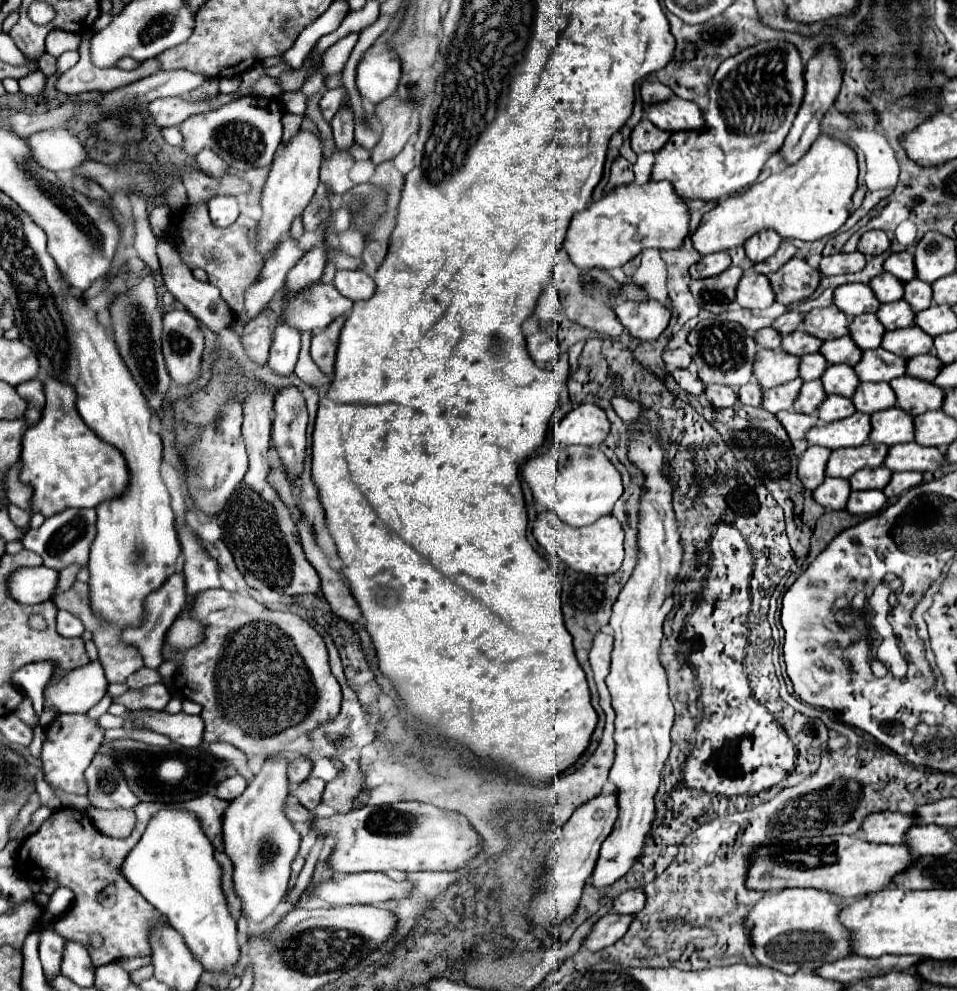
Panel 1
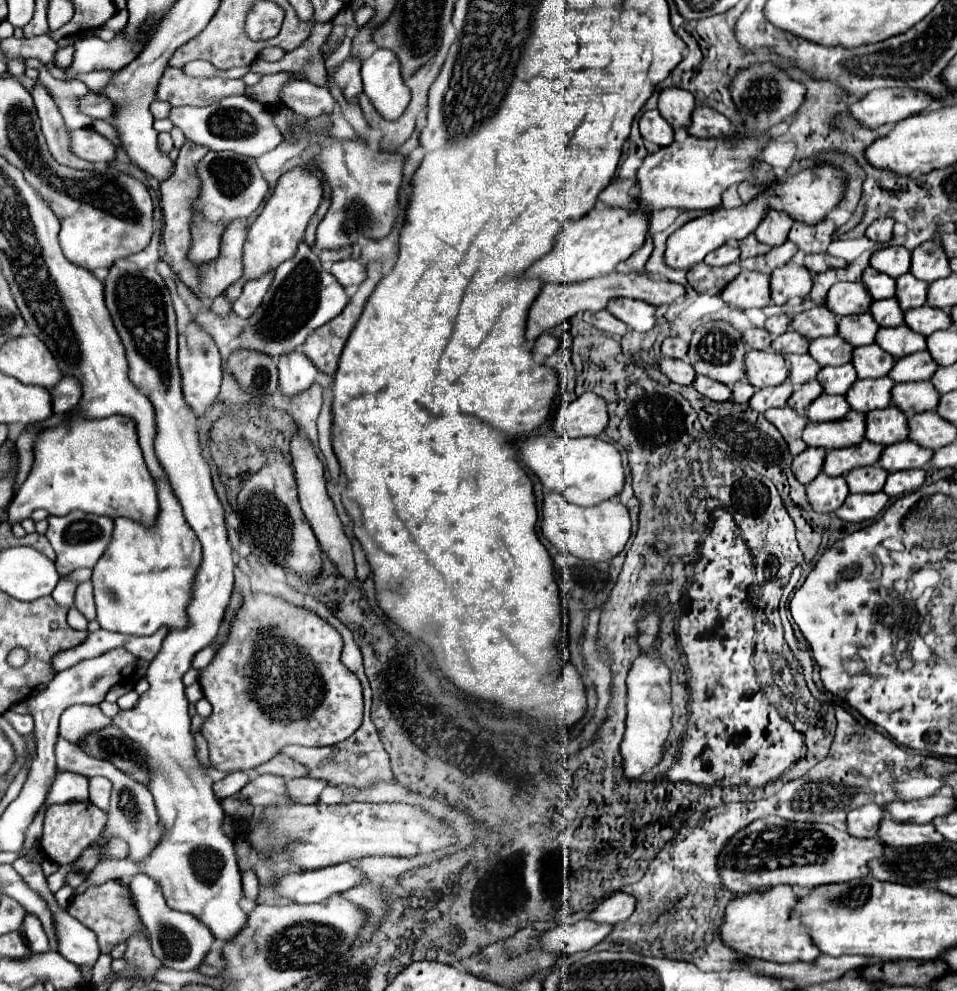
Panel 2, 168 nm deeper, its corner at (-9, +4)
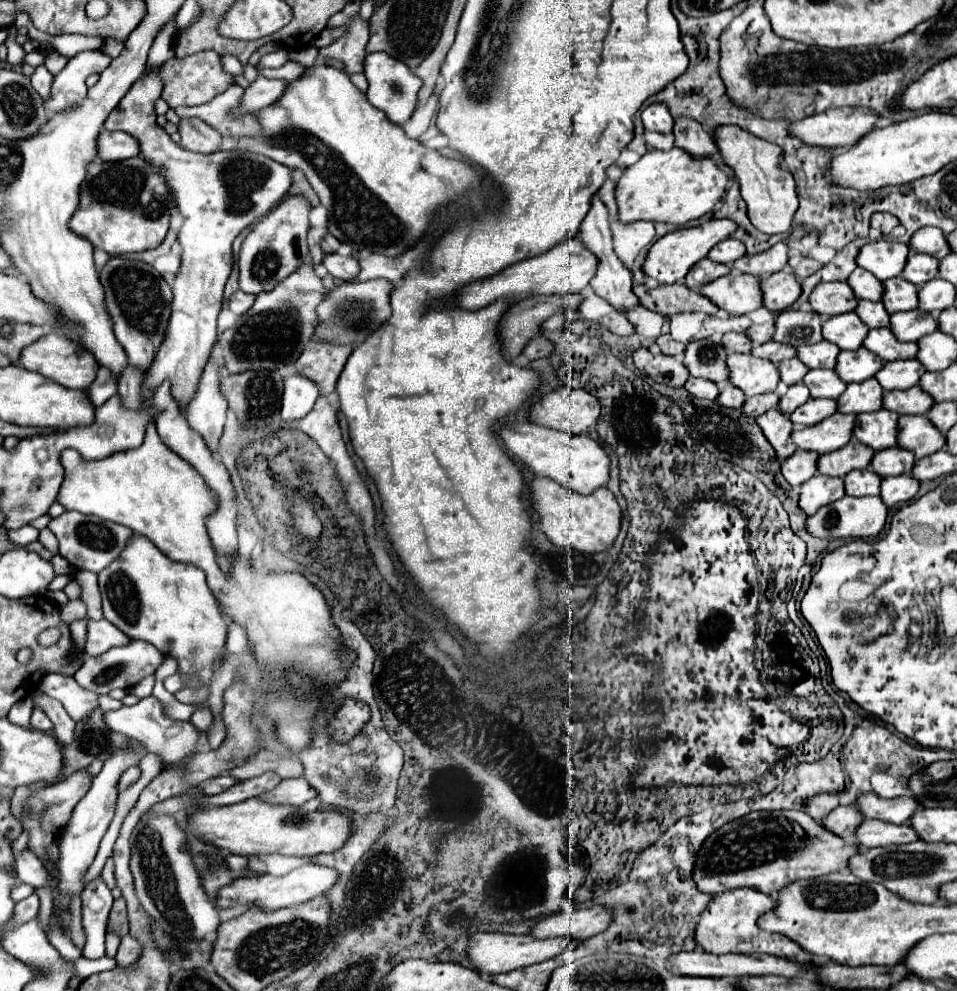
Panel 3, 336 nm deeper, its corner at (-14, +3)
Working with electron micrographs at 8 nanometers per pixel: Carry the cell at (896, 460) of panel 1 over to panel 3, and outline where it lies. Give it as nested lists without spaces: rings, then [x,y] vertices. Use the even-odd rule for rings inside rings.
[[[895,445],[883,451],[877,451],[871,467],[875,473],[879,473],[881,477],[891,477],[891,475],[903,475],[903,473],[911,473],[915,465],[915,453]]]

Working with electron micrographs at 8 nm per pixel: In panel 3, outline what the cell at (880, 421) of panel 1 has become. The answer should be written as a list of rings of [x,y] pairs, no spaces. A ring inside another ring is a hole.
[[[879,409],[873,413],[859,413],[857,415],[857,427],[855,437],[873,447],[875,451],[889,449],[897,445],[897,431],[899,431],[899,415],[887,409]]]

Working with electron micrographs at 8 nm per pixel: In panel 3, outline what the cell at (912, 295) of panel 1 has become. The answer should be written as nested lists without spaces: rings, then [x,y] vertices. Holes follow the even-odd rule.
[[[893,277],[883,281],[885,293],[883,293],[883,305],[887,305],[889,313],[899,311],[911,311],[919,307],[919,287],[905,281],[903,277]]]

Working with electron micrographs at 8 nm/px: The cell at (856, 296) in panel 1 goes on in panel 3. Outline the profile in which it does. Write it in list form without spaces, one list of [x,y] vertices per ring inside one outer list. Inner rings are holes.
[[[819,283],[813,289],[809,301],[811,301],[813,311],[817,311],[819,315],[825,315],[825,317],[849,313],[859,303],[859,299],[847,287],[847,283]]]

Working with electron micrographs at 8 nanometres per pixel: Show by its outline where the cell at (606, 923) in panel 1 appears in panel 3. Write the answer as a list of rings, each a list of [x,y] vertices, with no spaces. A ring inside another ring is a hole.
[[[475,933],[469,939],[467,945],[467,953],[469,959],[473,961],[473,965],[477,967],[479,973],[489,973],[489,975],[497,975],[497,973],[505,973],[505,971],[513,971],[513,969],[521,969],[527,965],[535,965],[547,959],[553,959],[557,955],[561,955],[565,951],[565,947],[575,949],[581,941],[571,941],[567,937],[549,937],[549,939],[535,939],[533,935],[505,935],[505,933]]]

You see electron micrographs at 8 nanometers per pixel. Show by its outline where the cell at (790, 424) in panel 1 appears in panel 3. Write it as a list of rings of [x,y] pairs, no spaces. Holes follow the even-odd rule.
[[[773,409],[773,411],[759,415],[757,421],[759,421],[767,441],[771,441],[771,445],[779,453],[779,461],[789,459],[797,451],[797,447],[791,441],[787,441],[793,433],[793,421],[785,413],[781,413],[779,409]]]

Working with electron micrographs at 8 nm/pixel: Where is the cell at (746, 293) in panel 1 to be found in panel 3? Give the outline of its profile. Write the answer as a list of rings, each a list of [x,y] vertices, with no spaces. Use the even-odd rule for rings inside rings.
[[[729,273],[727,277],[715,279],[711,285],[703,285],[701,293],[717,307],[731,315],[745,315],[753,309],[763,307],[763,277],[751,277],[747,273]]]

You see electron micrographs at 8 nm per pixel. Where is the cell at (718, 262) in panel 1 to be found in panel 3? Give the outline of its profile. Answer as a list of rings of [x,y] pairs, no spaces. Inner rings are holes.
[[[733,237],[721,241],[711,253],[709,253],[709,259],[711,261],[717,261],[717,263],[727,263],[727,265],[733,265],[733,261],[737,261],[739,257],[745,255],[745,245]]]

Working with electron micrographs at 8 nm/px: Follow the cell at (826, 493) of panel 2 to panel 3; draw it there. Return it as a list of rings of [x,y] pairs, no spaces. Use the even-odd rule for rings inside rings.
[[[817,473],[807,483],[801,485],[799,507],[803,507],[803,511],[807,515],[813,515],[813,513],[817,513],[819,507],[831,505],[833,501],[839,501],[843,497],[845,497],[845,483],[843,483],[843,479]]]

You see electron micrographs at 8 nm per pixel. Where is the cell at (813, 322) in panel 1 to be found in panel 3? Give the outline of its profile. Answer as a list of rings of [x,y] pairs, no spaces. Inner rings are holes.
[[[783,311],[775,321],[775,341],[799,347],[805,343],[819,343],[823,341],[821,331],[823,319],[819,313],[803,313],[803,311]]]

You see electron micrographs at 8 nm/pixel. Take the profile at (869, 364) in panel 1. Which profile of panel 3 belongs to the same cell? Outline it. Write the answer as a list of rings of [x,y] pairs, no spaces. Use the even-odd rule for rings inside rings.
[[[859,347],[857,351],[841,351],[839,353],[839,369],[835,369],[843,381],[861,383],[865,379],[875,377],[883,369],[883,359],[871,353],[867,347]]]

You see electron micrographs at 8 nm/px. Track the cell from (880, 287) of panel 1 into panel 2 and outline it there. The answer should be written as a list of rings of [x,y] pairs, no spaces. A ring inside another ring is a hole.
[[[870,266],[862,272],[862,284],[866,286],[868,294],[870,294],[874,300],[890,298],[890,296],[894,296],[894,292],[896,292],[896,282],[894,282],[890,276],[886,276],[886,274],[870,268]]]

